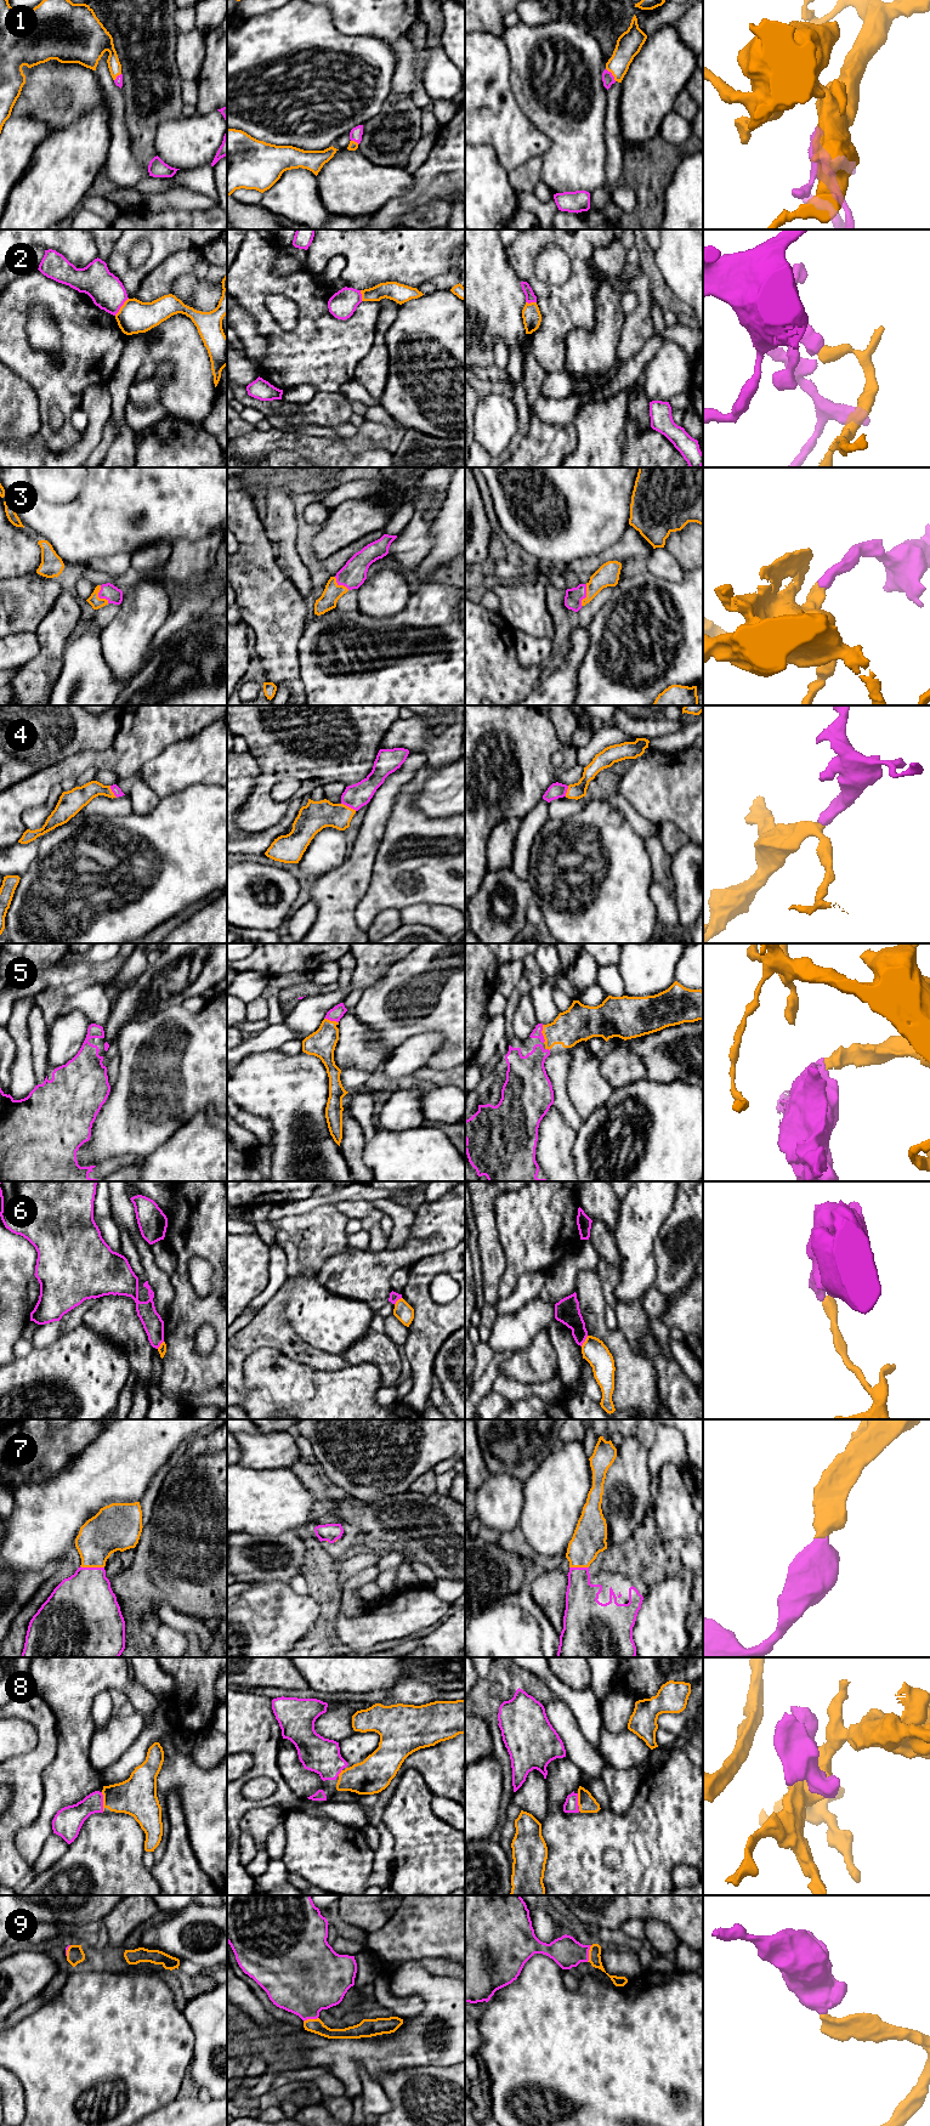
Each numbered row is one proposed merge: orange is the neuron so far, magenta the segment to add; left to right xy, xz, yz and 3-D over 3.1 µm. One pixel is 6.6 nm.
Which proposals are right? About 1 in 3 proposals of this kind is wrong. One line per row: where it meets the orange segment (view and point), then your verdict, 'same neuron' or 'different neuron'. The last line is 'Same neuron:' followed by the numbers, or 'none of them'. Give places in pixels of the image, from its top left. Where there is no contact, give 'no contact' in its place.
1: yz (612, 74) | same neuron
2: xy (122, 306) | different neuron
3: xy (97, 596) | same neuron
4: xz (347, 806) | same neuron
5: yz (542, 1032) | same neuron
6: yz (585, 1341) | different neuron
7: xy (92, 1566) | same neuron
8: xy (103, 1802) | same neuron
9: yz (589, 1954) | same neuron
Same neuron: 1, 3, 4, 5, 7, 8, 9

